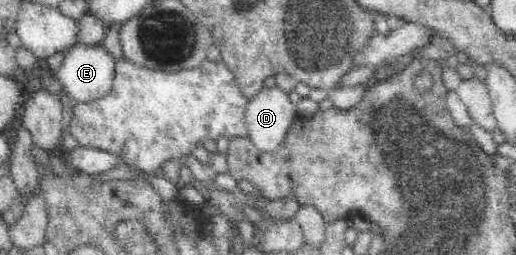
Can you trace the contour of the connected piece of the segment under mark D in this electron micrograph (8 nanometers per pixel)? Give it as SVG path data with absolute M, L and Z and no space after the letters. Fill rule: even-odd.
M266 86L248 99L244 110L246 136L261 152L272 151L283 137L298 112L282 88Z

